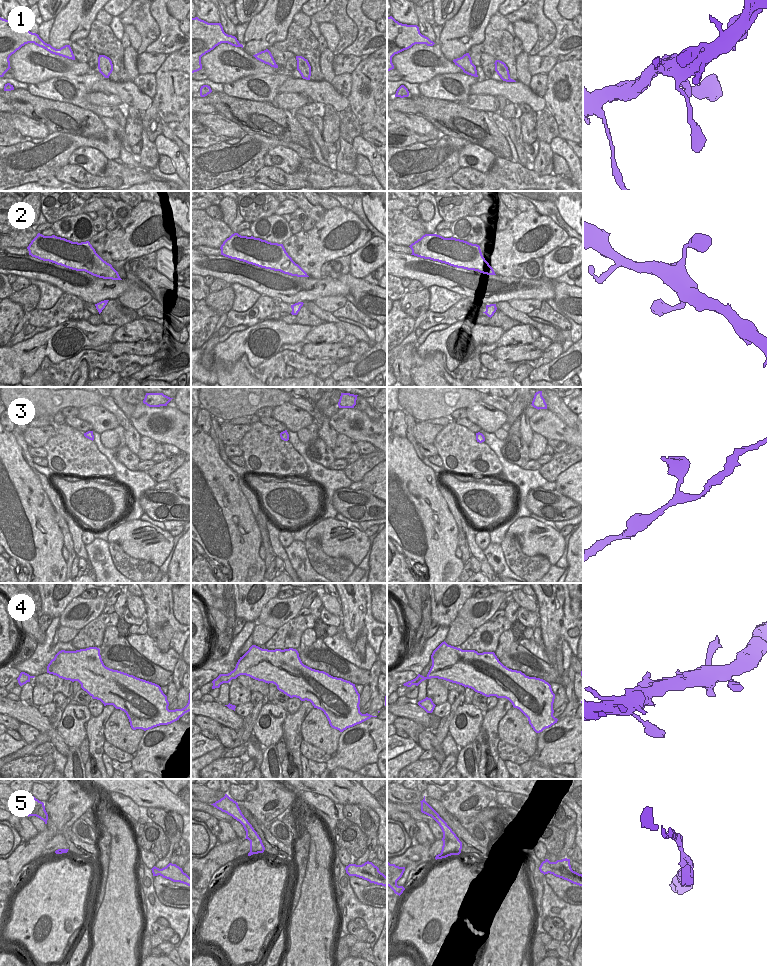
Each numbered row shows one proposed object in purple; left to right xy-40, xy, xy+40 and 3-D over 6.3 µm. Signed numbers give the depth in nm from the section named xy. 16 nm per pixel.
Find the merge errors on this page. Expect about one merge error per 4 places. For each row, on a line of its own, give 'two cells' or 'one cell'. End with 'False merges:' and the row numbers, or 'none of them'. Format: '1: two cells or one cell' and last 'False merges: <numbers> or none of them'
1: one cell
2: one cell
3: one cell
4: one cell
5: one cell
False merges: none of them

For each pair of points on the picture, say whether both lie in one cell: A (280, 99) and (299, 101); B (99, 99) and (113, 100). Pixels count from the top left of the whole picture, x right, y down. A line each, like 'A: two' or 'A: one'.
A: one
B: one

